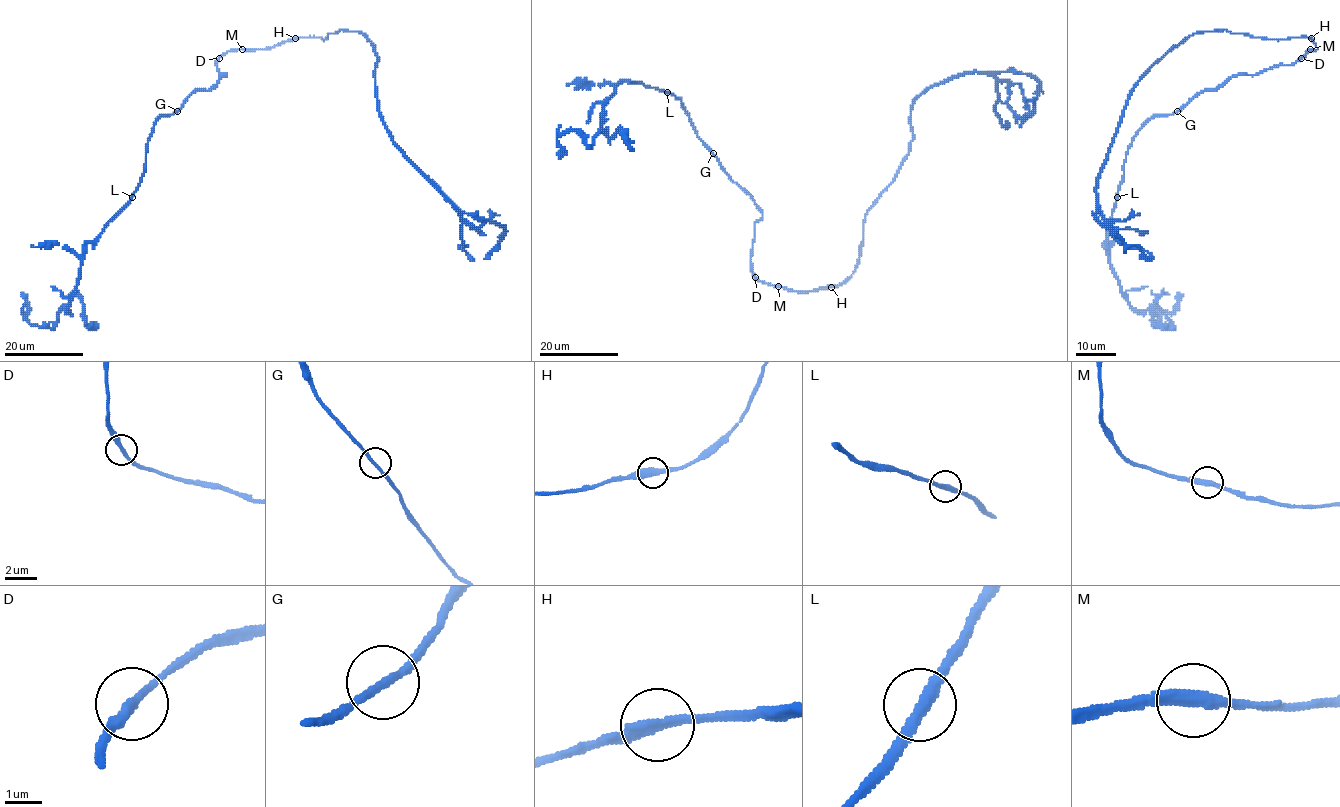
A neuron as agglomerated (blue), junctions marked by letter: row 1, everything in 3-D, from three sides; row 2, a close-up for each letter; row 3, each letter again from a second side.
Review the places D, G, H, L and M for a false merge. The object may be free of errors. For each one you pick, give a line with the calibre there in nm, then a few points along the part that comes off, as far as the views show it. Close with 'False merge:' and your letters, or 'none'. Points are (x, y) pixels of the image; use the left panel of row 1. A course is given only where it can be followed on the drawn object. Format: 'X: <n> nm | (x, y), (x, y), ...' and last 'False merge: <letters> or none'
False merge: none

